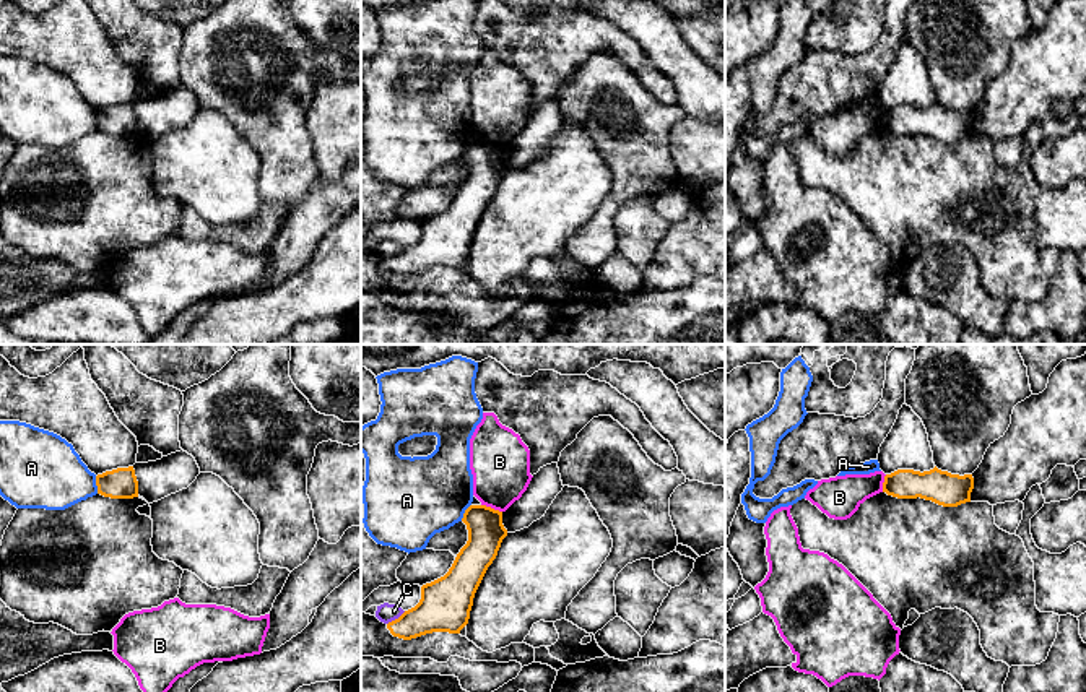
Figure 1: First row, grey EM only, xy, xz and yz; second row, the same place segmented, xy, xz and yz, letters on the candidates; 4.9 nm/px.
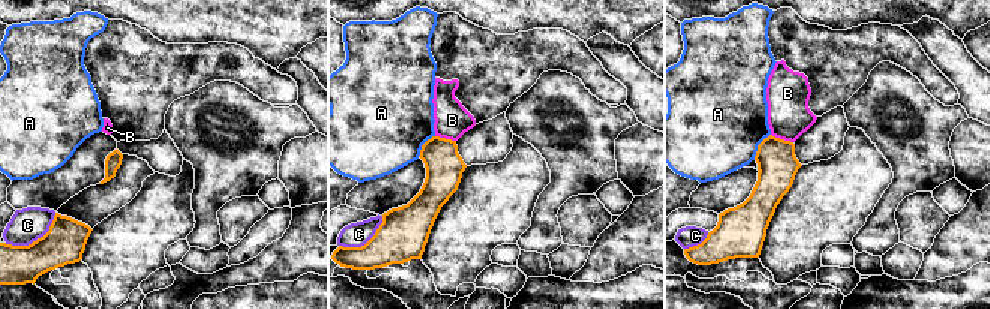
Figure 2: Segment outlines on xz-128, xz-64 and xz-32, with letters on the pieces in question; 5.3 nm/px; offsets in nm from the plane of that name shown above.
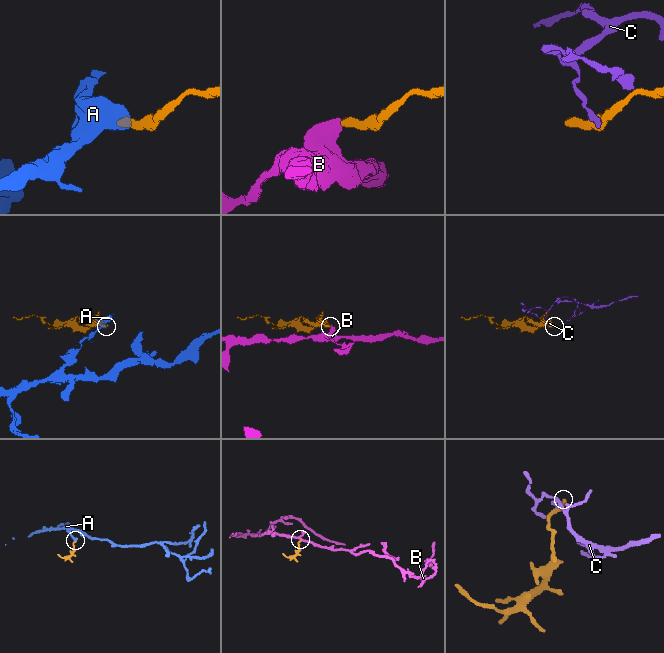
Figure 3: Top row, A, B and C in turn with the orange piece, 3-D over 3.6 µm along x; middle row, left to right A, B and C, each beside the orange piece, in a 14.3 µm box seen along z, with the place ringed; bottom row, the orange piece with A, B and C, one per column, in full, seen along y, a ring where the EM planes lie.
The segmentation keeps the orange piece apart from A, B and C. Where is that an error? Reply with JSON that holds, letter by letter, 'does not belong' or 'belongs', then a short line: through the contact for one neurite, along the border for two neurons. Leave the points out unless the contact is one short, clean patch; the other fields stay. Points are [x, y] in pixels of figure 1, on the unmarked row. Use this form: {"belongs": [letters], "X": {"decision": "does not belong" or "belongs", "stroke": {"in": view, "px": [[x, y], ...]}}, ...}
{"belongs": [], "A": {"decision": "does not belong", "stroke": {"in": "xy", "px": [[95, 112], [98, 129]]}}, "B": {"decision": "does not belong", "stroke": {"in": "xz", "px": [[482, 140], [501, 148]]}}, "C": {"decision": "does not belong", "stroke": {"in": "xz", "px": [[405, 247], [387, 260]]}}}

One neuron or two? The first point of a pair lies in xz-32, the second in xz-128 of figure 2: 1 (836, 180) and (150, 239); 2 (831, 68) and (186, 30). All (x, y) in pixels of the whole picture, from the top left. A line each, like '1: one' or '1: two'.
1: one
2: two

